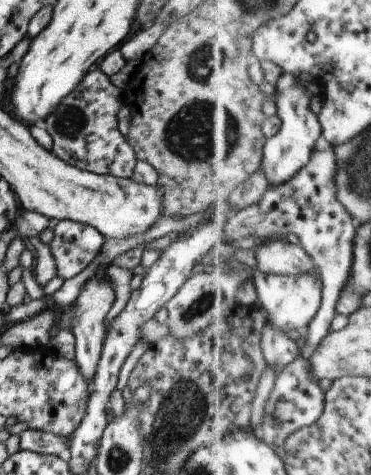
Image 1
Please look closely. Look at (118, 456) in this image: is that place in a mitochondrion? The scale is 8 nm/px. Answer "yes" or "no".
yes

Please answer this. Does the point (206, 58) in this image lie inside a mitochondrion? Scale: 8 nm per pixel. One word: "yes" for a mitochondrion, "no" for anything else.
yes

